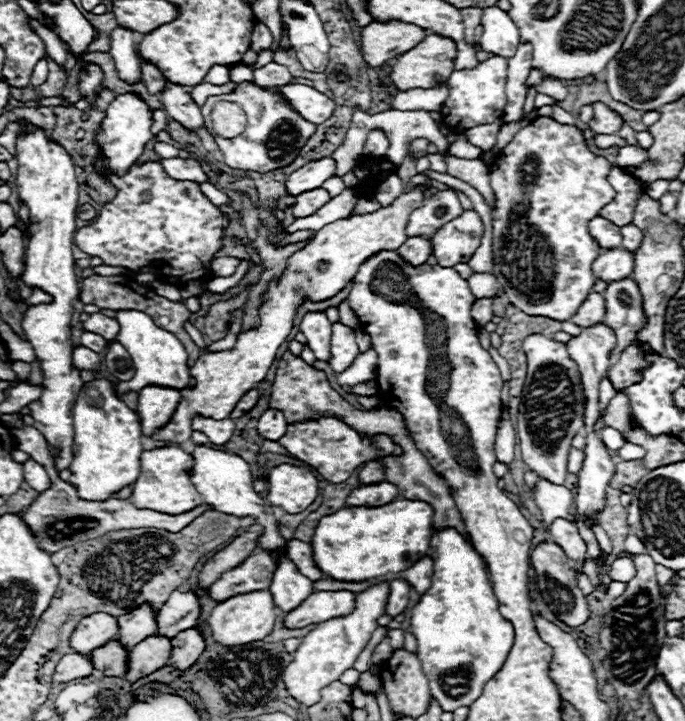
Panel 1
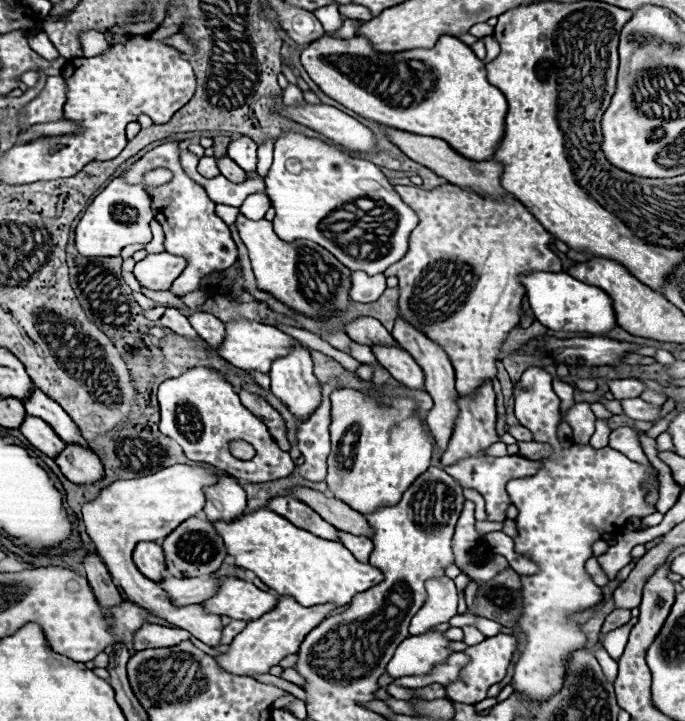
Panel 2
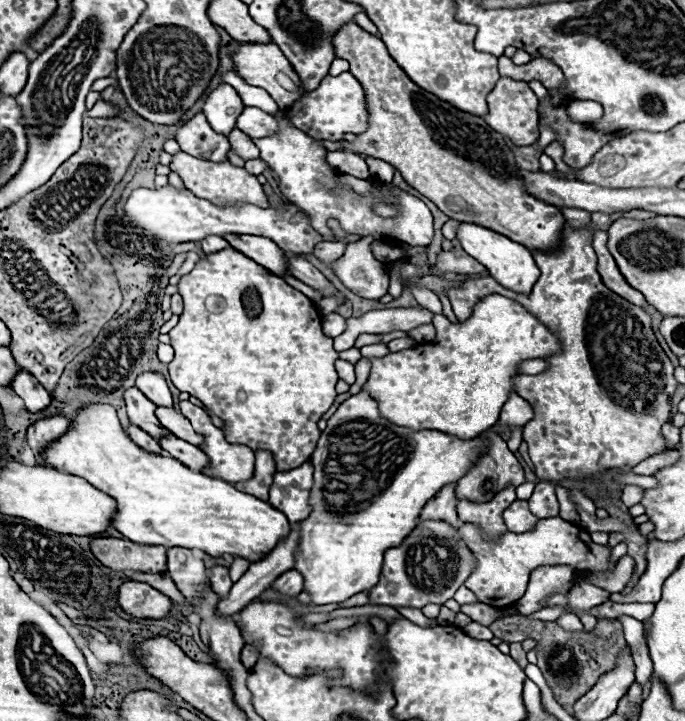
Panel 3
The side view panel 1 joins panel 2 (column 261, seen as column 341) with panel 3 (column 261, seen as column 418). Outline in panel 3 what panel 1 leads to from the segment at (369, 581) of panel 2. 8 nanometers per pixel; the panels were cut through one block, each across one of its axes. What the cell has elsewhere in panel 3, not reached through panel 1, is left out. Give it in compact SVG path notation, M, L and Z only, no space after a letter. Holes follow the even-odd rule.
M94 404L76 412L68 432L42 452L42 460L60 472L86 478L92 486L112 496L116 500L116 518L112 518L112 526L136 544L200 548L210 556L238 554L250 562L258 562L278 544L280 538L290 532L290 524L284 514L268 502L238 492L224 480L194 472L170 456L158 456L136 446L120 426L116 410L110 404Z

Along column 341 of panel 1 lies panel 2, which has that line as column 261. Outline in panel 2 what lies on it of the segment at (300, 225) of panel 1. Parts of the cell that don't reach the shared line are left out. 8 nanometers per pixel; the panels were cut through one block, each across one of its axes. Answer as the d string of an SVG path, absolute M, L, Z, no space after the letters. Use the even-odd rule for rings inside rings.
M252 194L244 200L244 204L240 206L240 212L250 220L262 220L270 208L272 204L266 194Z

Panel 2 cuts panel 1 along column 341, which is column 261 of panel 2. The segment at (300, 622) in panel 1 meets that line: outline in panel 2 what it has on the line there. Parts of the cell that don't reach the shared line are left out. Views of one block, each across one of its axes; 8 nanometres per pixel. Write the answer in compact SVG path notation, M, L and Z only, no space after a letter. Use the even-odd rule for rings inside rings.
M224 576L220 590L216 596L202 602L202 606L208 612L230 616L232 620L256 620L270 610L274 610L278 604L278 598L270 592L258 590L254 584L248 584L240 578Z

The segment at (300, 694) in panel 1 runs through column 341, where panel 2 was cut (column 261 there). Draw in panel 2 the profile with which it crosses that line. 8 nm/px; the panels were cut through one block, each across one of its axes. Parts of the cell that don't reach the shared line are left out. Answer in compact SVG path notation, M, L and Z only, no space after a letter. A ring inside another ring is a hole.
M280 596L276 610L264 614L264 618L258 618L254 622L248 622L248 626L234 638L234 642L228 646L222 656L218 654L214 660L218 666L228 674L268 674L272 666L278 666L286 656L298 654L300 642L306 638L310 630L314 630L336 606L300 606L292 596Z

